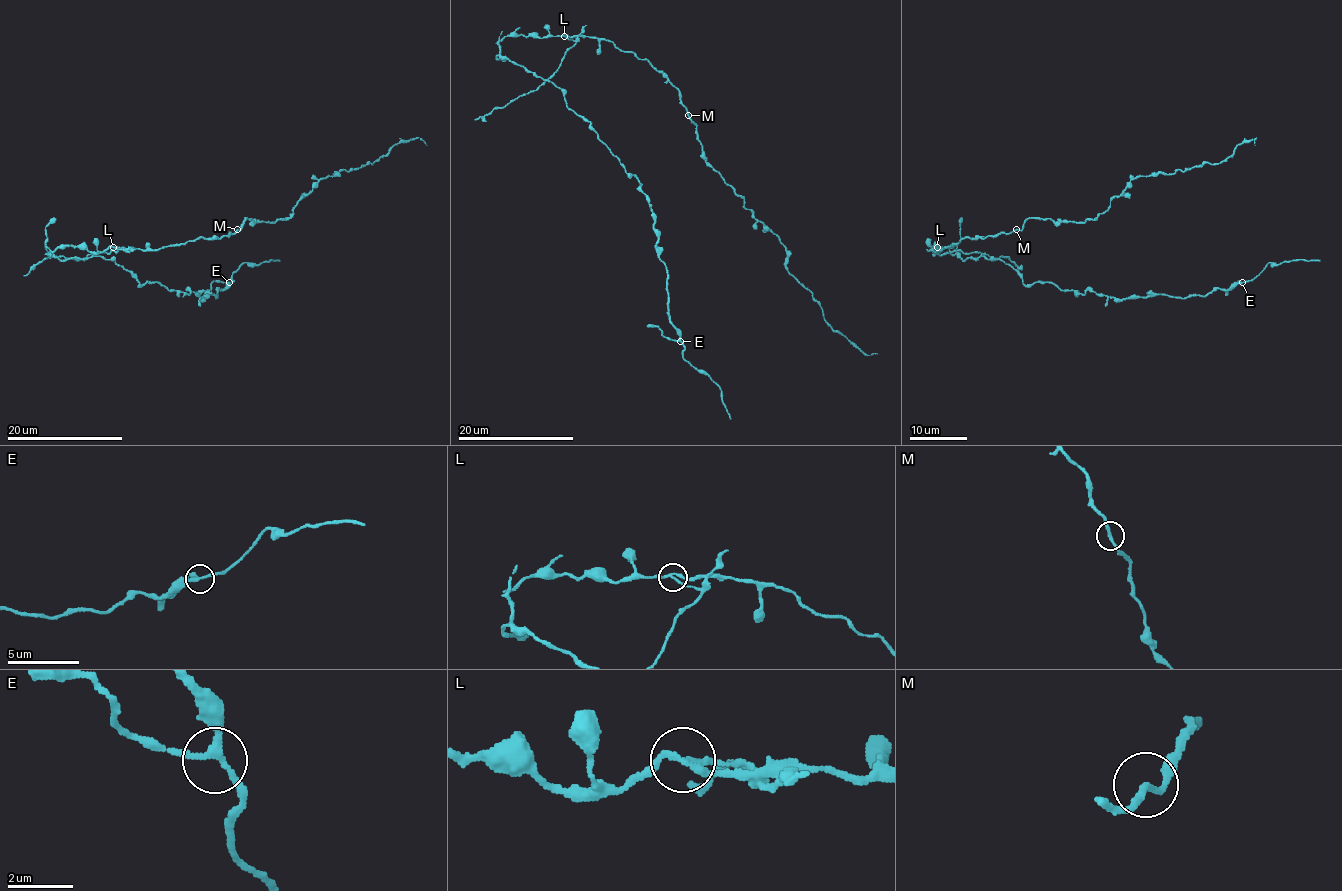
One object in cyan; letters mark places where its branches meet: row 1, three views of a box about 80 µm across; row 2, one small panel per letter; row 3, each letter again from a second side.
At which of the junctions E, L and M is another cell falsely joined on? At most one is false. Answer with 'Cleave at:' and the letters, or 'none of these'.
Cleave at: L

